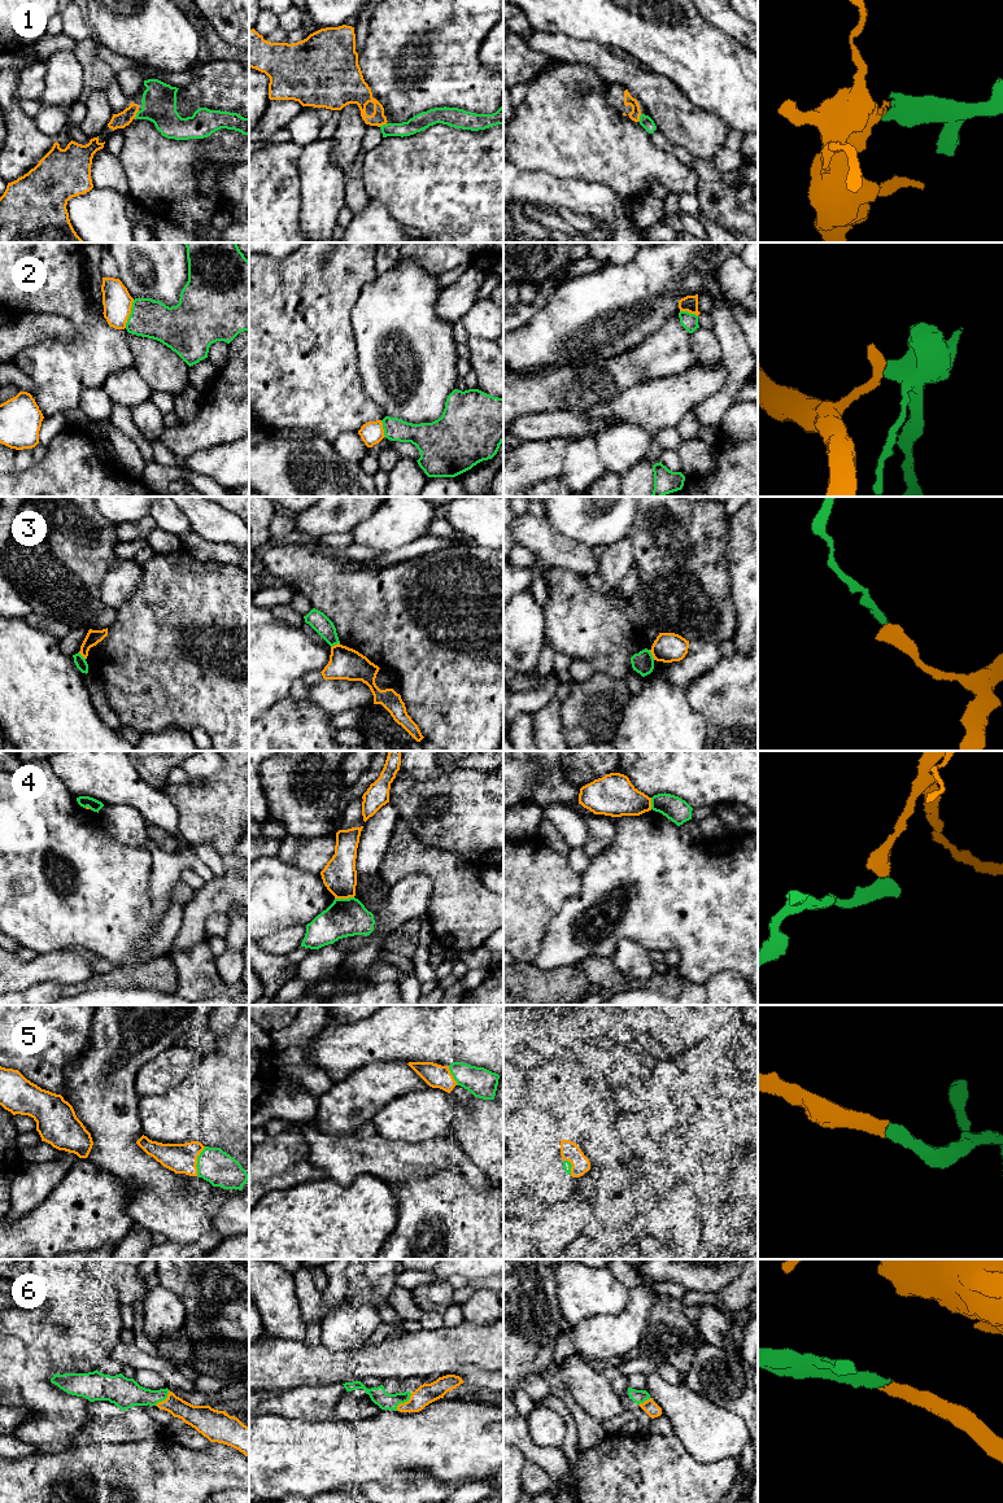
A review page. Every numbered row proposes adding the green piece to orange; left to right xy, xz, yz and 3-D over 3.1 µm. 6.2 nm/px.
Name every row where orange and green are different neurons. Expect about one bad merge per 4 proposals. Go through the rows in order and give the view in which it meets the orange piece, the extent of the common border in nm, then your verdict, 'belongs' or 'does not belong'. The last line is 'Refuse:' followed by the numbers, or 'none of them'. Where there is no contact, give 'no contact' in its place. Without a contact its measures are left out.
1: contact in xy; length 60 nm; belongs
2: contact in xy; length 190 nm; does not belong
3: contact in yz; length 70 nm; does not belong
4: contact in xz; length 120 nm; does not belong
5: contact in xy; length 190 nm; belongs
6: contact in xz; length 150 nm; belongs
Refuse: 2, 3, 4

